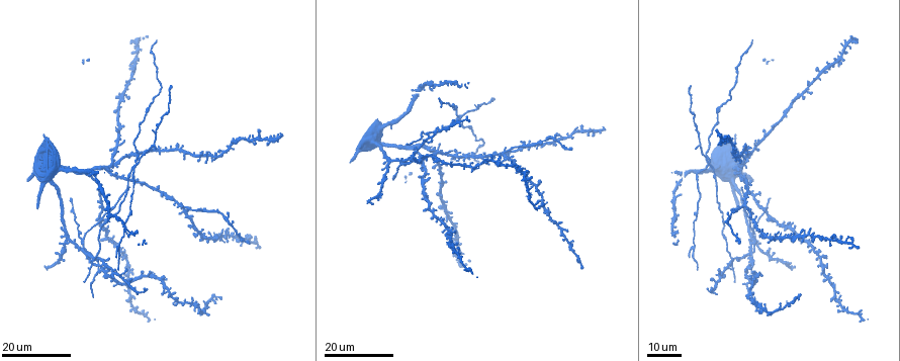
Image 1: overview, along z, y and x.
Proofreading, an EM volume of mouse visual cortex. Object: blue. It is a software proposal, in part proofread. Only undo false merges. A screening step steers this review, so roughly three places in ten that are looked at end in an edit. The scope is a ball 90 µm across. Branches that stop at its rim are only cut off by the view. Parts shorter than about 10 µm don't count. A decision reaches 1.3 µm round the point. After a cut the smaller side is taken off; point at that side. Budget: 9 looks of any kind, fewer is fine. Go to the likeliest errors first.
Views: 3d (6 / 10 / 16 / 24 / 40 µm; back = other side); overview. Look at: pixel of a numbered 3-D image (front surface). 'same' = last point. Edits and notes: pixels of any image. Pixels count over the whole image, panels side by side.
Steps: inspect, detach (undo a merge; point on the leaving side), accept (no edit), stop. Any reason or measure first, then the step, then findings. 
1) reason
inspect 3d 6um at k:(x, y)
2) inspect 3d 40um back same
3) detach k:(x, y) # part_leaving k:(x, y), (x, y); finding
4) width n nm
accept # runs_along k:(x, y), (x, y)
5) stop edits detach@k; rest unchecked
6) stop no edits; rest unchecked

four-way junction
inspect 3d 24um at 1:(707, 162)

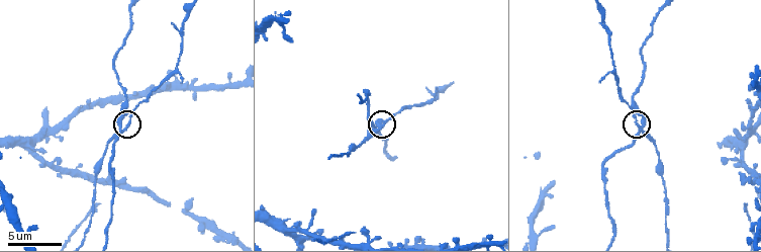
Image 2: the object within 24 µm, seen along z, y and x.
inspect 3d 6um at 2:(121, 130)

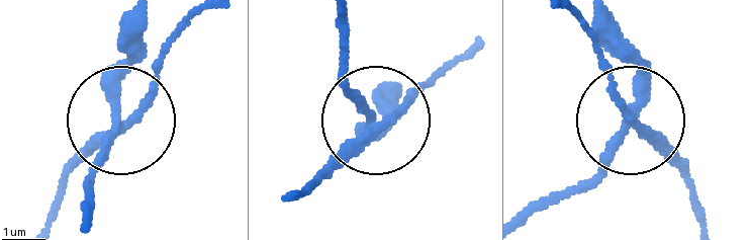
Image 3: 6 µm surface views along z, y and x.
width 240 nm
accept # runs_along 3:(39, 227), (116, 126), (87, 191); one cell here

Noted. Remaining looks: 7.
three arms meet
inspect 3d 16um at 1:(421, 143)

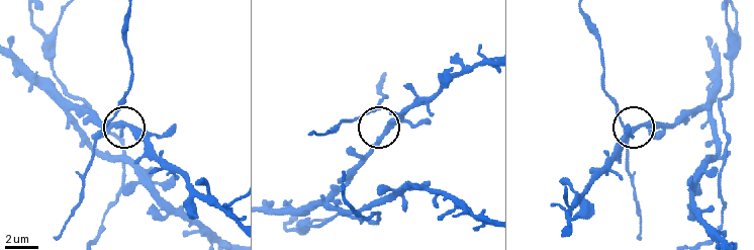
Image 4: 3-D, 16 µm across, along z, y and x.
inspect 3d 6um at 4:(131, 129)

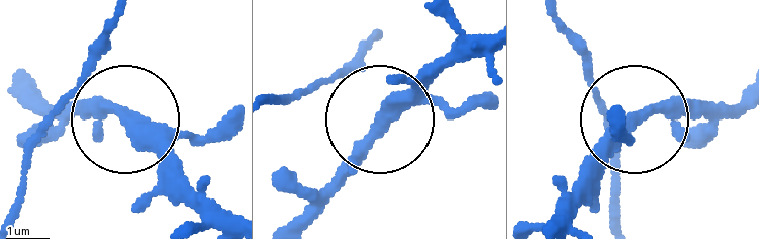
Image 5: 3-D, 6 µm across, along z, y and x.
side_arm 21 um
accept # runs_along 5:(292, 220), (451, 50); one cell here

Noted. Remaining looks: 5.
small branch off a trunk
inspect 3d 16um at 1:(751, 252)

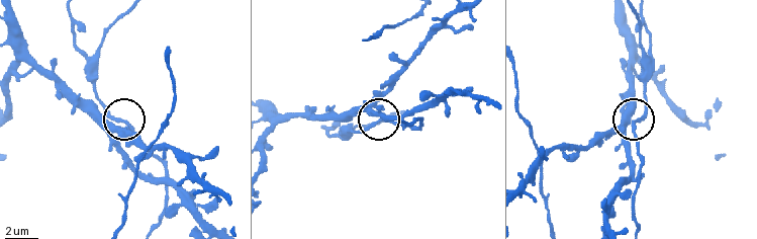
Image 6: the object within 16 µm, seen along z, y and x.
closer look
inspect 3d 10um at 6:(379, 122)

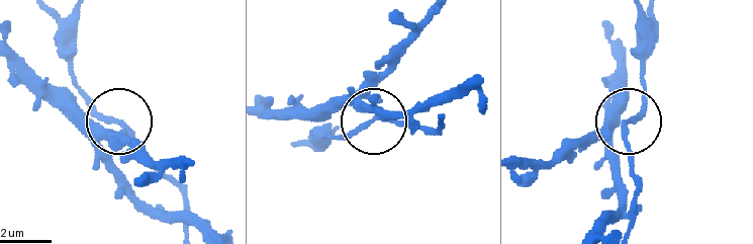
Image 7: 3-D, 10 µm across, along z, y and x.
inspect 3d 10um back at 7:(119, 124)

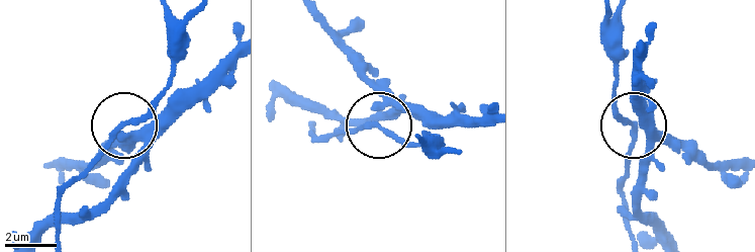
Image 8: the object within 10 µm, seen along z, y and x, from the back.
accept # one cell here

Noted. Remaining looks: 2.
two arms at a narrow angle
inspect 3d 16um at 1:(743, 207)

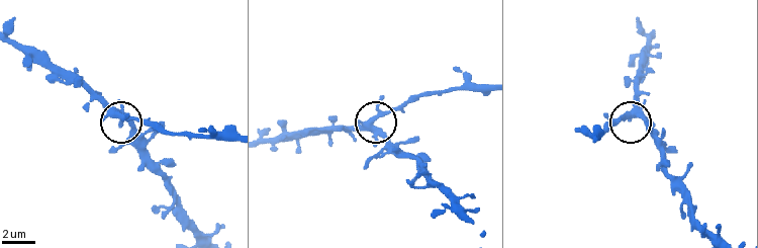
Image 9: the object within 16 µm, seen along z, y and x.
inspect 3d 10um at 9:(375, 125)

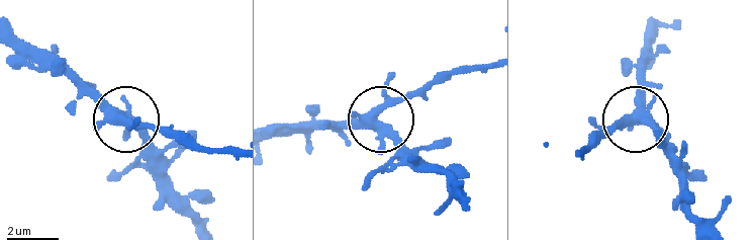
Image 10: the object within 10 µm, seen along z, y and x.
side_arm 28 um
accept # all the same cell

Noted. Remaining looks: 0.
stop no edits; rest unchecked

